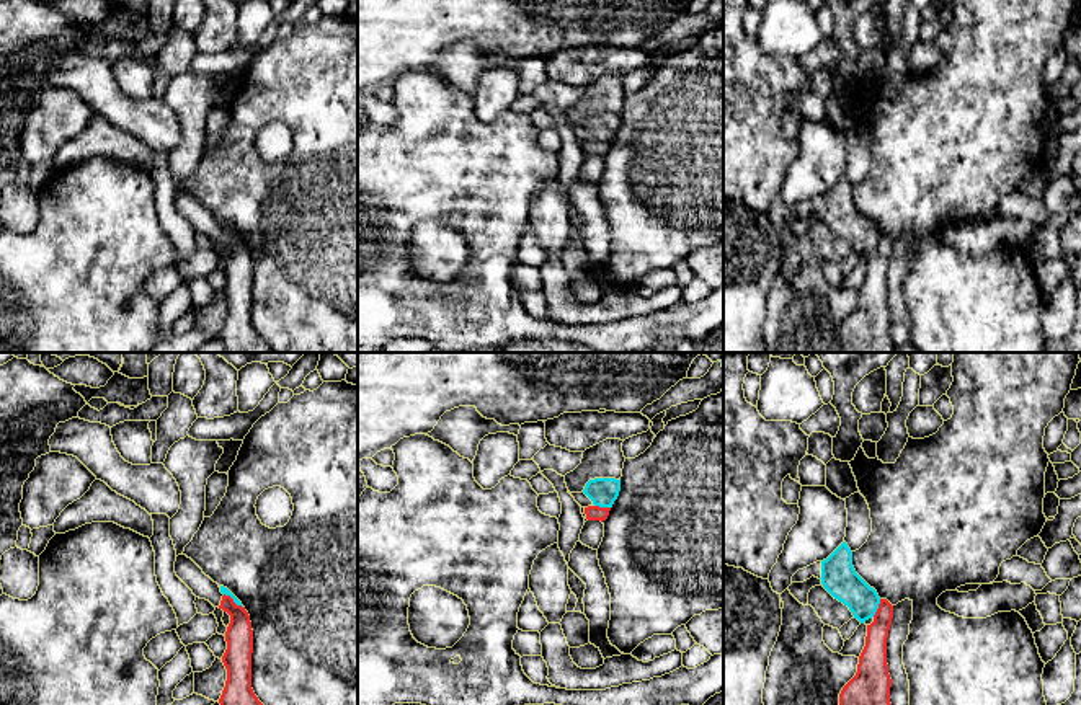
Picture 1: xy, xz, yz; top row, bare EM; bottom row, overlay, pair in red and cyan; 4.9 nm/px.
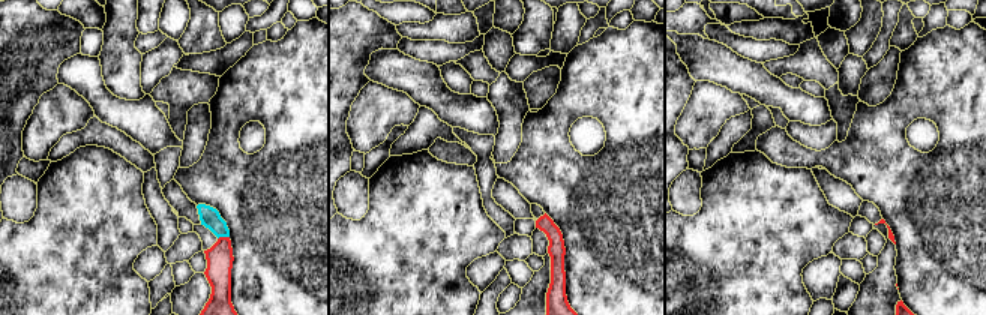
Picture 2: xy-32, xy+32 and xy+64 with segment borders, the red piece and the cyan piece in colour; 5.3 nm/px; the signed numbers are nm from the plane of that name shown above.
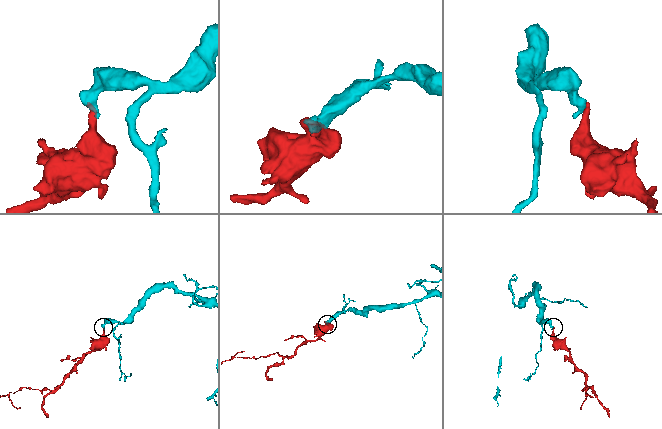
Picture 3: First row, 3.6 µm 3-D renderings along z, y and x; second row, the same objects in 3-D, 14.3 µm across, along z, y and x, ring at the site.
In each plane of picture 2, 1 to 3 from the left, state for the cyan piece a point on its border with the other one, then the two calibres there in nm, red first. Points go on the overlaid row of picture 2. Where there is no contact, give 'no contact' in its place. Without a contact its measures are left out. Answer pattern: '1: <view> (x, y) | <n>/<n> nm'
1: xy-32 (222, 237) | 140/110 nm
2: no contact
3: no contact

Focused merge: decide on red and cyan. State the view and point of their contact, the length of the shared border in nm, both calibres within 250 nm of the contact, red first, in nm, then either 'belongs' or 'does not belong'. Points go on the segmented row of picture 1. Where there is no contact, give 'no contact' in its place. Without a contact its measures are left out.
meets red in yz at (879, 607); contact 100 nm long; 130 nm thick on the red side, 170 nm on the other; does not belong

